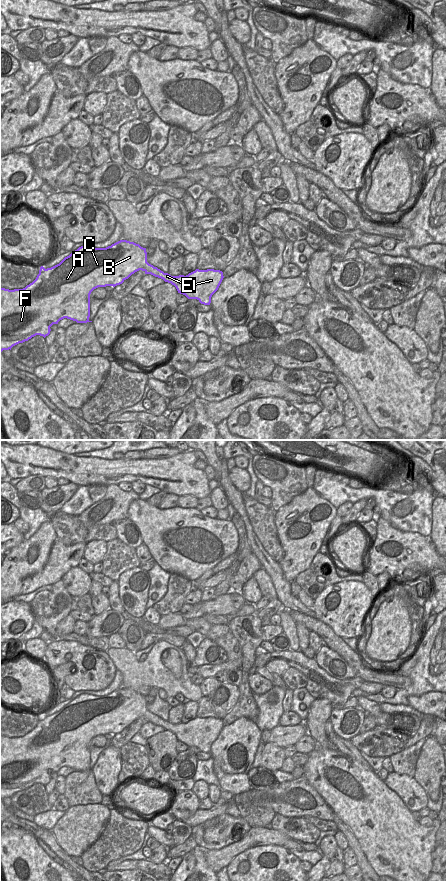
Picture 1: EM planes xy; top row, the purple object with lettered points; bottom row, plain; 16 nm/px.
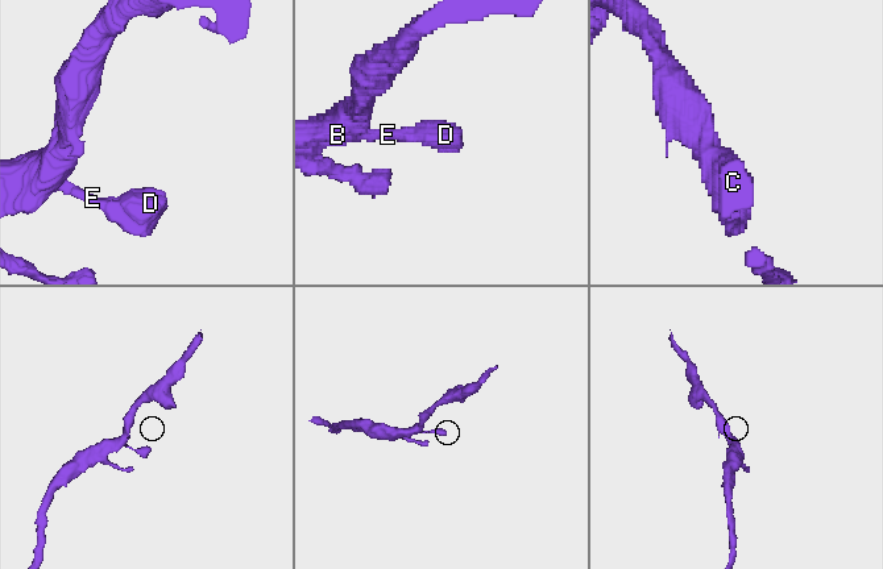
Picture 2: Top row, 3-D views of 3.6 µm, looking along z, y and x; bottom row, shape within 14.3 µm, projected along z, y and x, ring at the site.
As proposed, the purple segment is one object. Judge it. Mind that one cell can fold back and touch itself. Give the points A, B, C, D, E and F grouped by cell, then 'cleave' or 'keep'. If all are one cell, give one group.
groups A B C D E F; keep

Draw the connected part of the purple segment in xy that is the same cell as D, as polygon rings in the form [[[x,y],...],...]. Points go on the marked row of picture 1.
[[[120,240],[106,248],[81,246],[65,257],[59,264],[47,269],[41,266],[36,279],[25,288],[14,290],[0,288],[0,351],[11,350],[13,346],[28,341],[36,335],[45,338],[50,334],[50,327],[53,324],[58,324],[64,318],[77,323],[92,322],[89,320],[91,292],[98,287],[120,285],[139,270],[171,283],[176,287],[178,293],[185,295],[188,299],[197,299],[204,305],[210,305],[212,295],[218,290],[224,278],[222,271],[214,269],[196,269],[186,276],[171,276],[147,262],[146,248],[127,240]]]

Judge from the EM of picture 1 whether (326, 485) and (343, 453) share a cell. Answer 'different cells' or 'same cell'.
different cells

